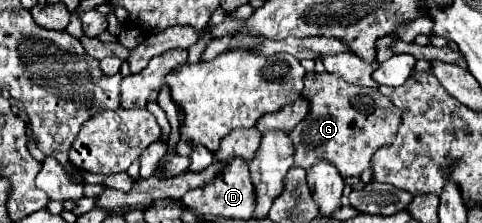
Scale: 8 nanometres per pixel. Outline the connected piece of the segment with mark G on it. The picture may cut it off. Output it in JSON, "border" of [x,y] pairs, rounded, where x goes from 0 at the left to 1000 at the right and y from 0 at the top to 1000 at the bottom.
{"border":[[[639,323],[627,430],[643,448],[639,520],[602,592],[614,655],[610,744],[643,753],[656,717],[685,717],[710,789],[747,789],[784,664],[809,646],[834,547],[830,493],[784,404],[718,377],[697,332]]]}

